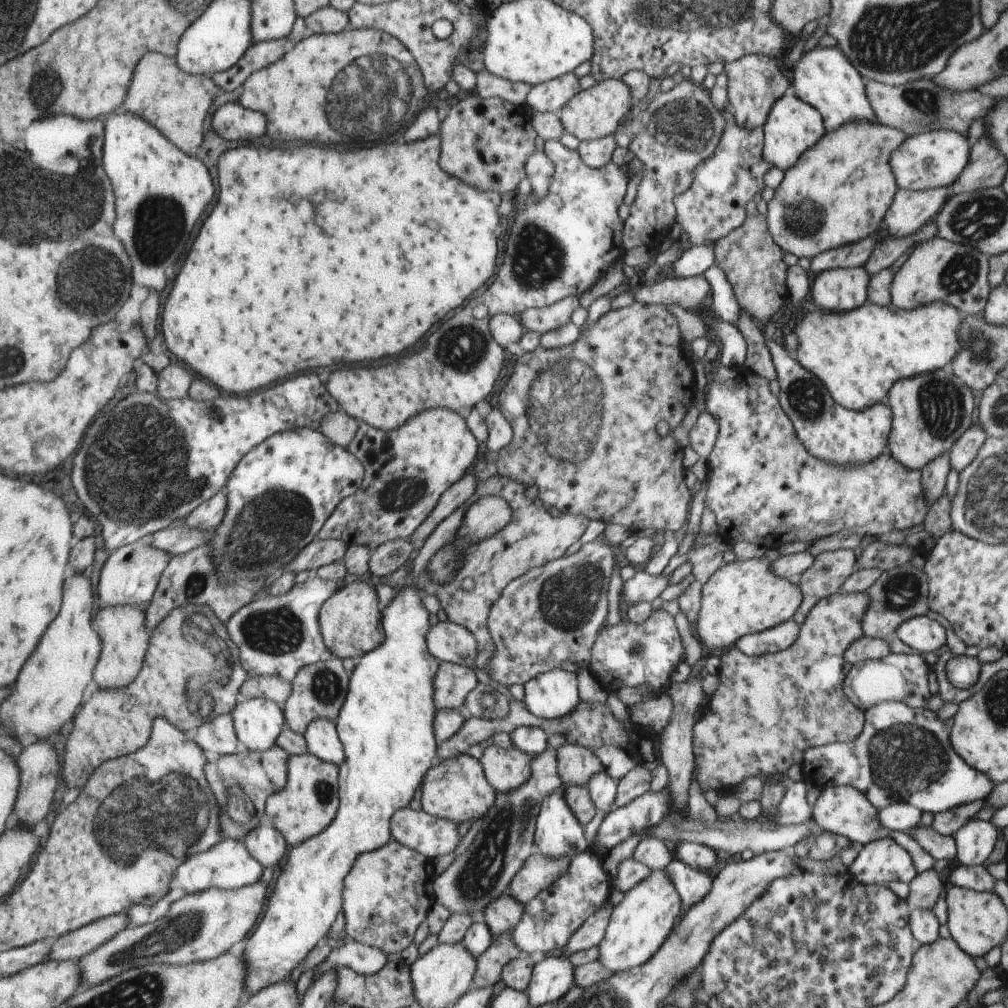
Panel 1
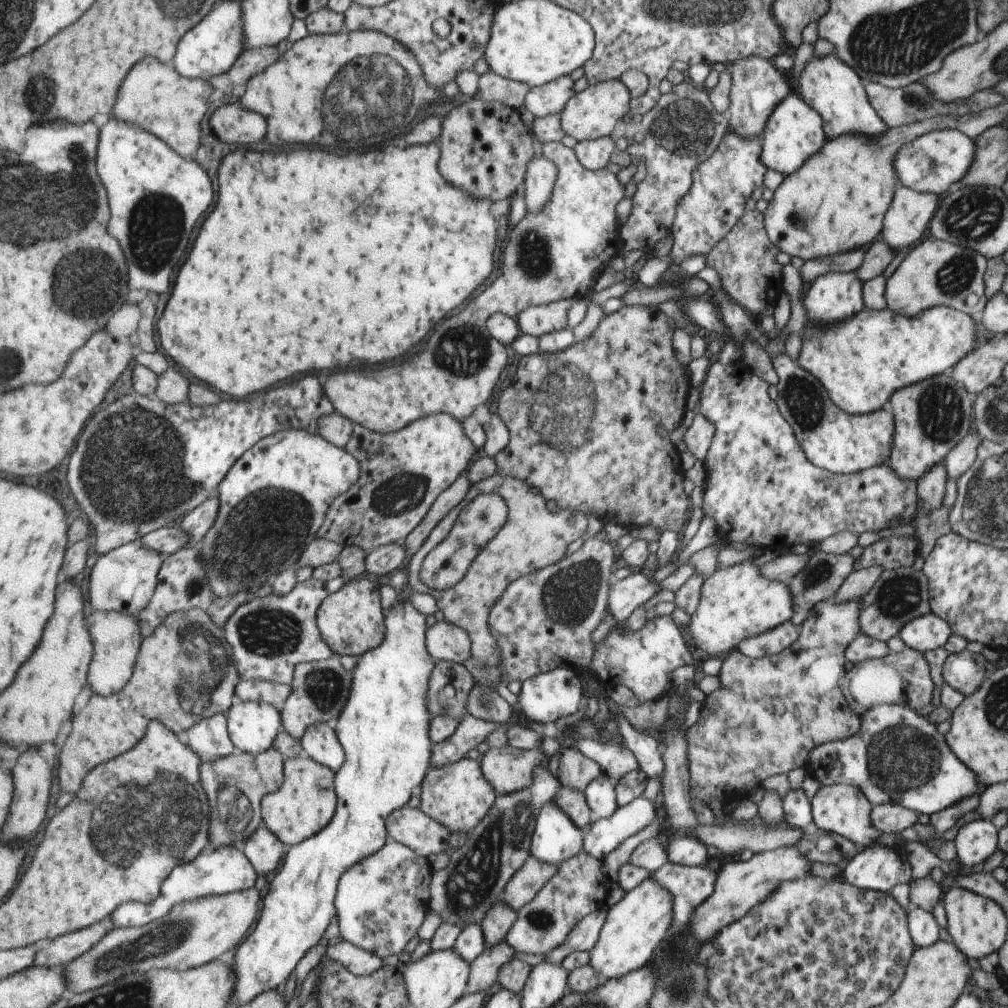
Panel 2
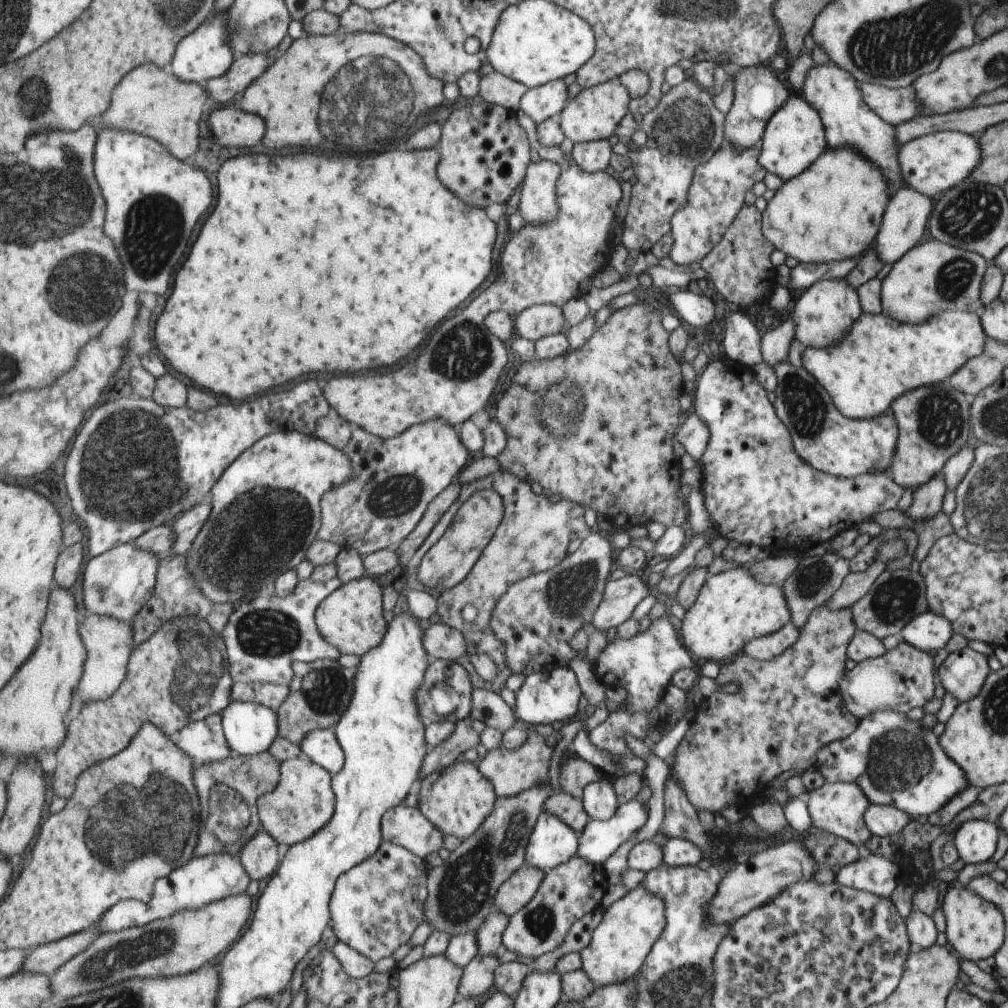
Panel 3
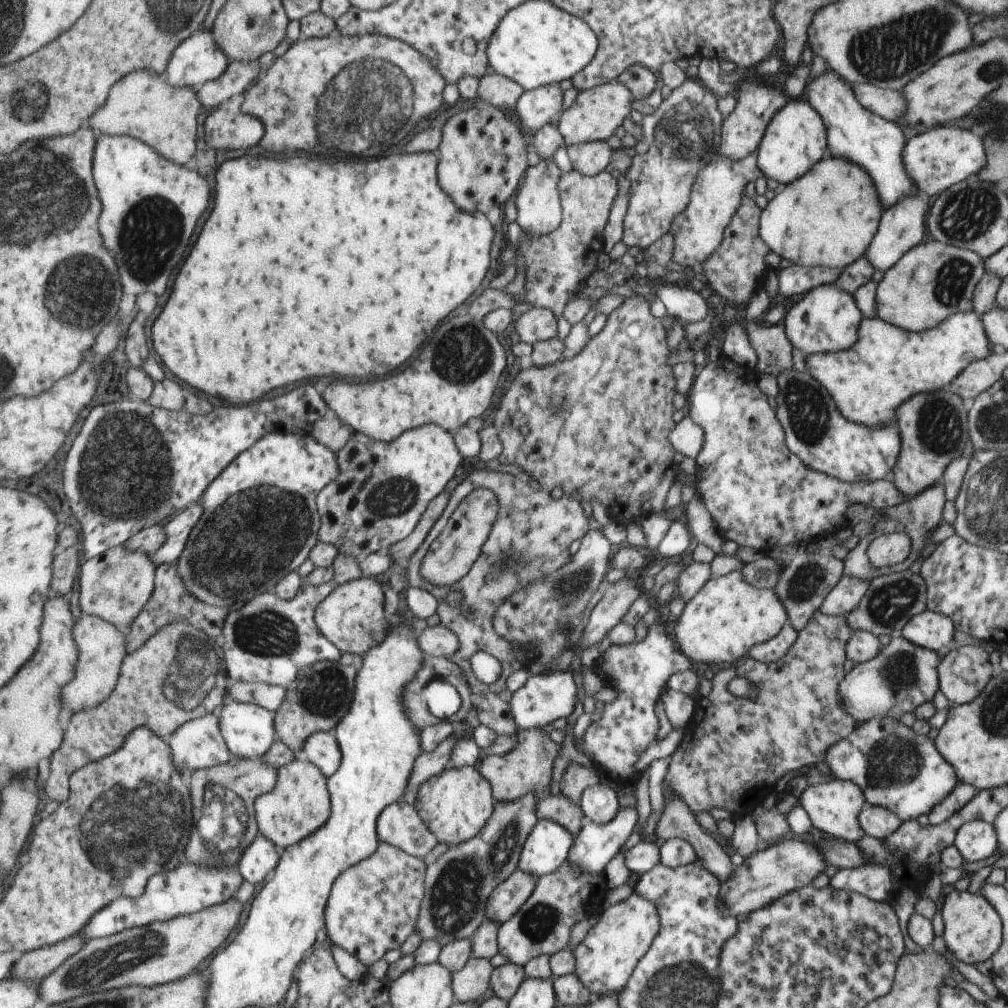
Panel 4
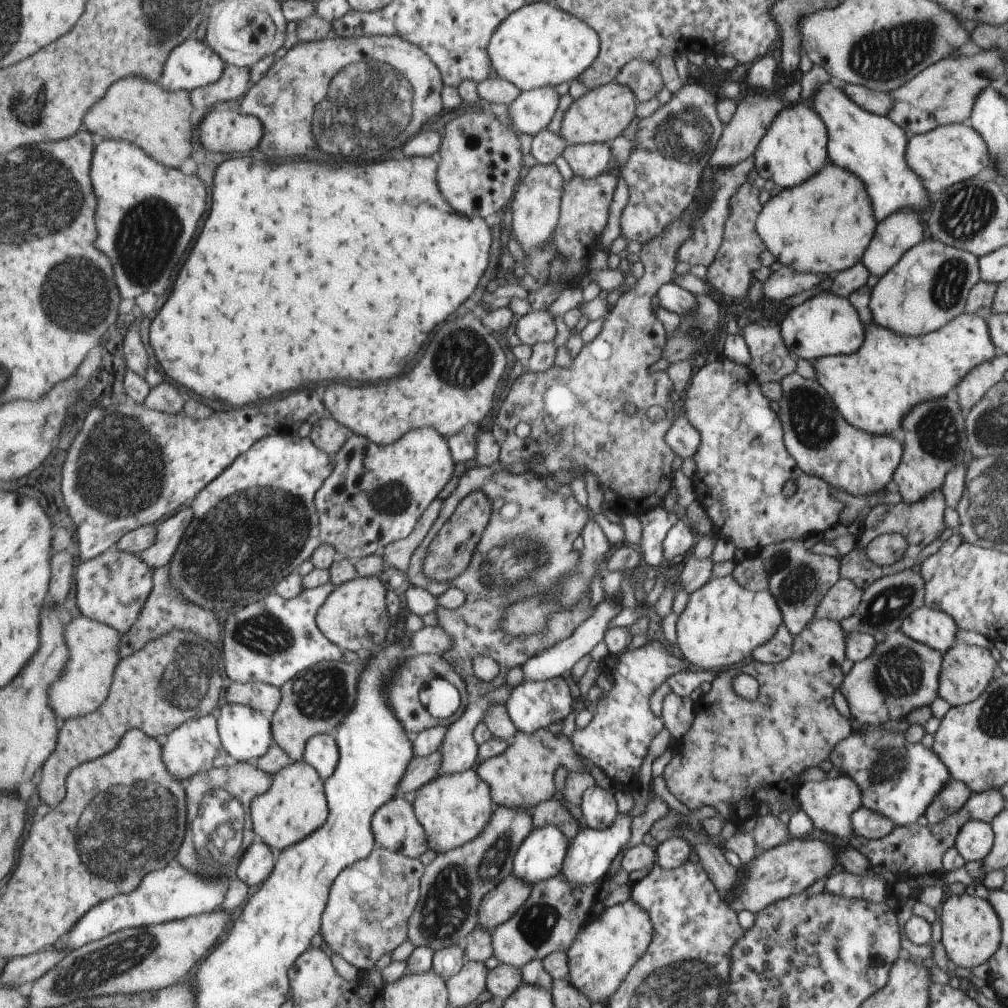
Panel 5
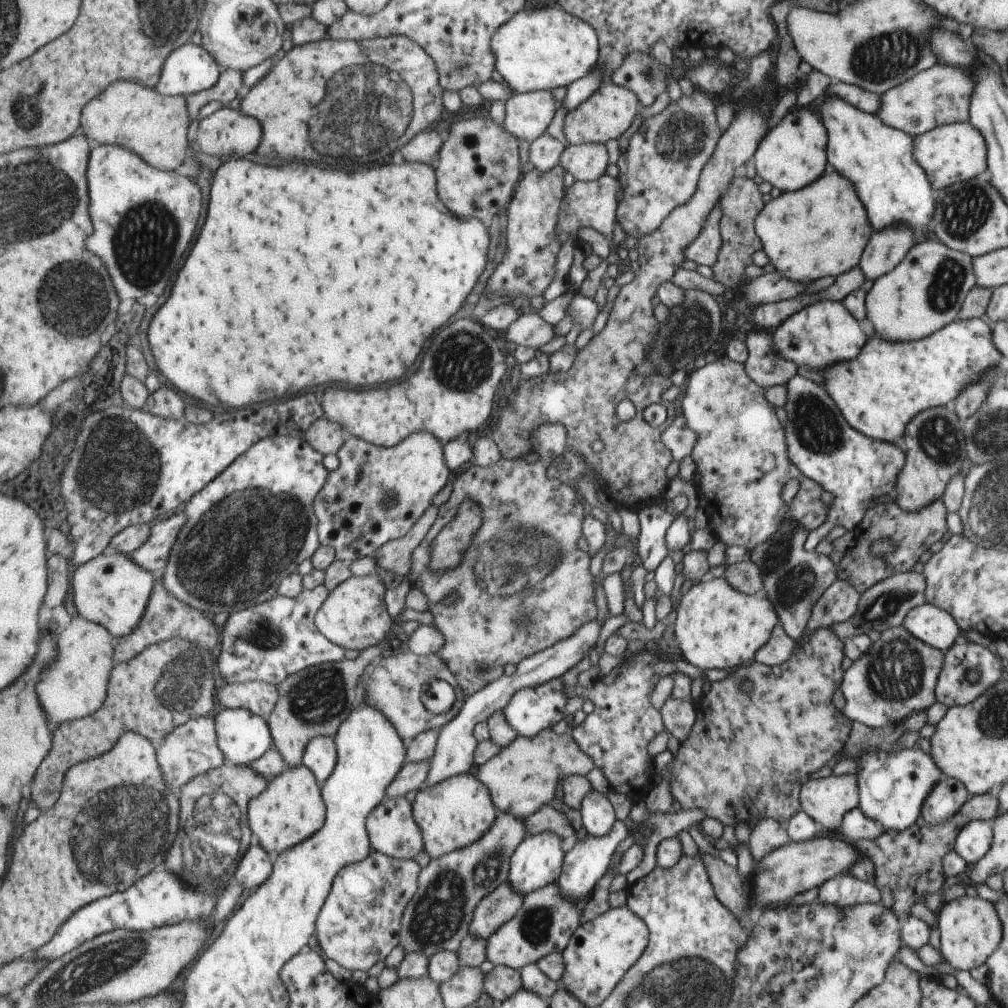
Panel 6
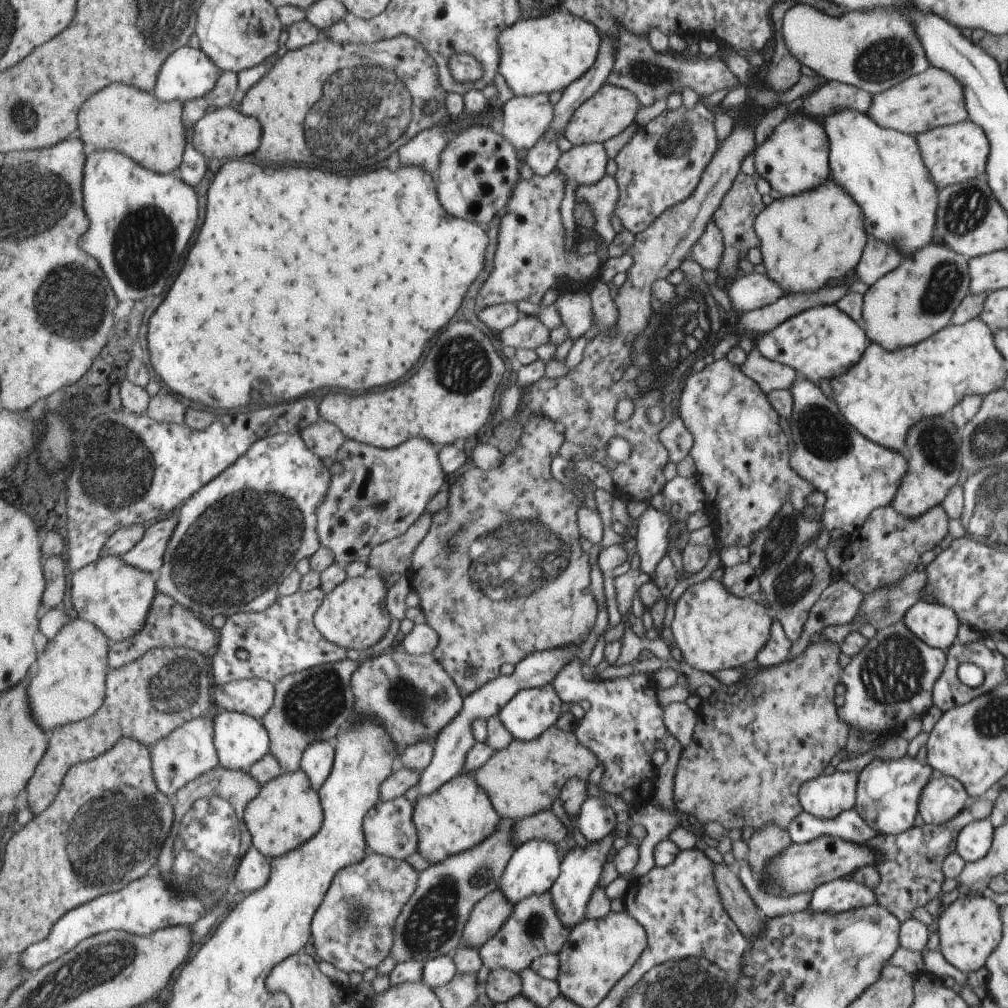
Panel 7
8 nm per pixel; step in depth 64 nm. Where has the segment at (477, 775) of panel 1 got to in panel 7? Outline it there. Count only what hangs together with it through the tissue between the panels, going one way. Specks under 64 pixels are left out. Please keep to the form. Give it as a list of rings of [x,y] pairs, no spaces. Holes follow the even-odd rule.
[[[462,773],[428,796],[418,796],[413,803],[413,822],[418,832],[418,852],[427,862],[434,864],[484,843],[502,828],[502,815],[477,780]]]

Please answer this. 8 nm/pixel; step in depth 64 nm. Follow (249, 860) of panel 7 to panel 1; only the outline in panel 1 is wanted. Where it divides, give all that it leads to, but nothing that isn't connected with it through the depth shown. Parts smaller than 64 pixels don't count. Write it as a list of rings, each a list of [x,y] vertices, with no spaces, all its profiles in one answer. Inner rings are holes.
[[[266,824],[254,830],[247,837],[246,844],[250,853],[258,858],[265,868],[278,866],[290,850],[284,834],[272,824]]]

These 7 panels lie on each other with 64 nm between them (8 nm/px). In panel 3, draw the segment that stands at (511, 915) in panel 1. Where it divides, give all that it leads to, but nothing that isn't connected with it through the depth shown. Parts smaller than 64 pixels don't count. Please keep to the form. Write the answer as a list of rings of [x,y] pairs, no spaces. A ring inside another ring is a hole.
[[[495,907],[492,908],[492,914],[476,930],[480,955],[496,955],[498,950],[502,950],[502,934],[508,928],[508,922],[510,922],[510,916],[498,912]]]

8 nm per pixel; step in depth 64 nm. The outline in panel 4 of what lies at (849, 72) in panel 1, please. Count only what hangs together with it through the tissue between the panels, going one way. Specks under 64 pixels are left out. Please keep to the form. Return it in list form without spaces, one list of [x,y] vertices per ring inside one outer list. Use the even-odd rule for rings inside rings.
[[[828,68],[806,84],[808,101],[824,118],[828,127],[829,155],[842,156],[844,160],[860,164],[873,177],[885,210],[893,207],[904,196],[920,192],[905,168],[904,150],[908,139],[900,123],[886,120],[862,105],[855,89],[850,90],[842,82],[844,79],[838,76],[838,72]]]

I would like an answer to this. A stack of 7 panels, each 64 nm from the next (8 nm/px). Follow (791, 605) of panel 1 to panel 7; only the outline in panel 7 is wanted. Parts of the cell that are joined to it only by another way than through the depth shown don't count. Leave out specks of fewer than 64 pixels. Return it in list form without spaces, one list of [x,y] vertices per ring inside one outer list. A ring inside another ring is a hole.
[[[709,577],[691,585],[675,604],[674,620],[671,624],[672,638],[676,640],[684,662],[700,672],[713,675],[714,672],[726,670],[726,668],[738,670],[738,666],[748,665],[748,662],[753,663],[754,658],[764,650],[765,644],[769,642],[774,622],[774,619],[769,616],[771,613],[770,608],[756,600],[755,596],[734,596],[722,582]]]

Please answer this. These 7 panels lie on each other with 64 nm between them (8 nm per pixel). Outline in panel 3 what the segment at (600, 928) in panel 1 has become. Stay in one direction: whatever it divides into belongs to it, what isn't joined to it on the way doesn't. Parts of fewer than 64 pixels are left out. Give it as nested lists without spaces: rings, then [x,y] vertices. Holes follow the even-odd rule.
[[[599,909],[577,920],[573,924],[572,930],[569,931],[565,942],[560,947],[535,958],[534,970],[536,972],[552,972],[552,970],[555,970],[556,962],[562,956],[566,956],[566,954],[573,950],[584,950],[584,948],[588,948],[590,942],[592,942],[592,932],[600,926],[602,917],[602,909]]]

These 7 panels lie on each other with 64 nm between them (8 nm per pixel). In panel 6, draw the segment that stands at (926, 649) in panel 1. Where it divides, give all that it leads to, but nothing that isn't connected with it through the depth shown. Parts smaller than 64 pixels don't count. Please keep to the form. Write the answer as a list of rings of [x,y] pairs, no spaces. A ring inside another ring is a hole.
[[[928,603],[912,608],[902,626],[918,637],[918,640],[944,652],[950,649],[960,634],[956,618],[951,613]]]

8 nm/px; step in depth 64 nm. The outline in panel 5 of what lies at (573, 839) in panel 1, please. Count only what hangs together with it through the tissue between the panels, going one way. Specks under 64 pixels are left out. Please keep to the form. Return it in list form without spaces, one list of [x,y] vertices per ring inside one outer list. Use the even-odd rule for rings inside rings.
[[[552,824],[537,828],[521,844],[513,862],[513,875],[534,885],[552,879],[562,870],[566,856],[566,836]]]

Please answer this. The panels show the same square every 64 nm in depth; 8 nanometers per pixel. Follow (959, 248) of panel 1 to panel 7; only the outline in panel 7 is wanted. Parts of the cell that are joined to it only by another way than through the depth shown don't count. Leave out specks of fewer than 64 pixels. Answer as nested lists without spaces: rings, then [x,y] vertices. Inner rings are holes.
[[[934,240],[928,247],[921,248],[920,251],[906,257],[898,268],[889,272],[884,278],[878,279],[863,294],[862,318],[866,324],[864,328],[869,340],[880,344],[882,348],[889,349],[890,352],[924,342],[925,339],[936,335],[942,328],[951,324],[956,308],[971,290],[971,282],[968,258],[954,252],[949,245]]]

